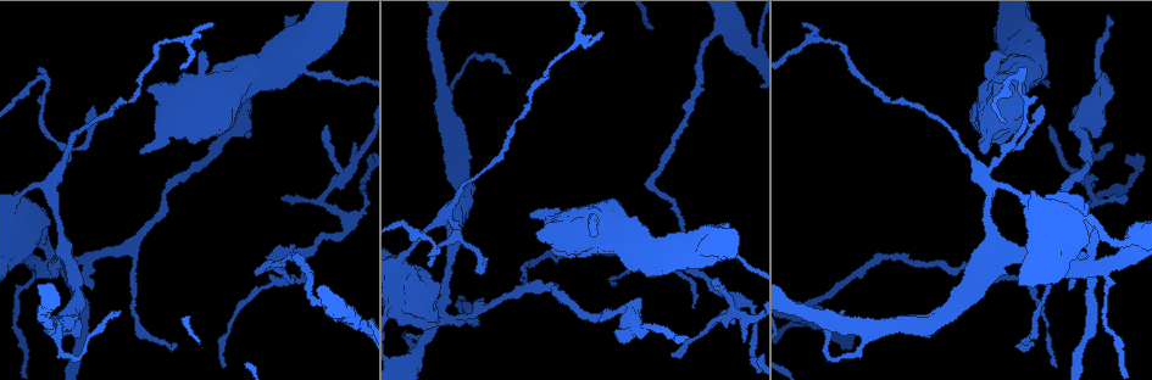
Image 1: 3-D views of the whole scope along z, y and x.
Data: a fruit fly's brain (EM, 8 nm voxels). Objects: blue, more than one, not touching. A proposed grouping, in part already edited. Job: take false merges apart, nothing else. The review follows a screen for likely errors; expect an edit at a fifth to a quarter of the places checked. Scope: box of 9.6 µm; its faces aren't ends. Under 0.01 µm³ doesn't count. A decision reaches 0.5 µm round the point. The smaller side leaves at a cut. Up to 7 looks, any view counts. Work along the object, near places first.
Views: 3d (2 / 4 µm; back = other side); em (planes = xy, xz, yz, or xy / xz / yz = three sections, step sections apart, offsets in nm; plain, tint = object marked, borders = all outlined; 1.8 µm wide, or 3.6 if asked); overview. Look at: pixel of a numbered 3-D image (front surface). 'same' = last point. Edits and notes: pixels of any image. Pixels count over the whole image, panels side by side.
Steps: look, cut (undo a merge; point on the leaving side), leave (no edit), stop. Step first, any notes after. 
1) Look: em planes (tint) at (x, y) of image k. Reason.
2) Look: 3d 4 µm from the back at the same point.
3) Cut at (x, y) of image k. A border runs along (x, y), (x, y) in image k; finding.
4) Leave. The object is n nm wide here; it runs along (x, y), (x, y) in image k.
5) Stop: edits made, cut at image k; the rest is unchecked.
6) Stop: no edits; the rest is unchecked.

Look: em yz step 4 (tint) at (832, 362) of image 1. Sharp bend.

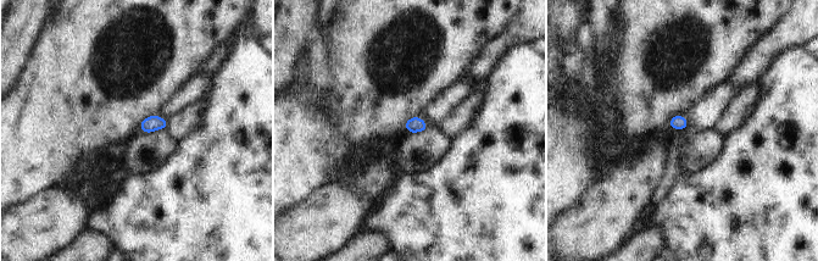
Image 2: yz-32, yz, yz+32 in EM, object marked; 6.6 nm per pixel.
Leave. The object is 100 nm wide here; one neuron here.

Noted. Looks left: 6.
Look: em planes (borders) at (443, 321) of image 1. Sudden change in width.

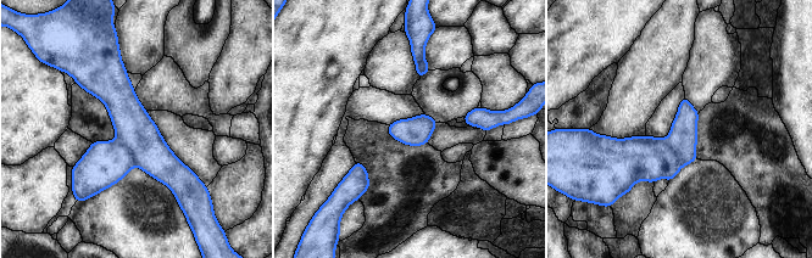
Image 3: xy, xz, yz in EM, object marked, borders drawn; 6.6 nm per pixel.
Cut at (683, 136) of image 3. A border runs along (663, 139), (678, 156), (682, 166) in image 3; two neurons meet here.

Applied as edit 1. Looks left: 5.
Look: 3d 2 µm at (447, 213) of image 1. Thick turns thin.

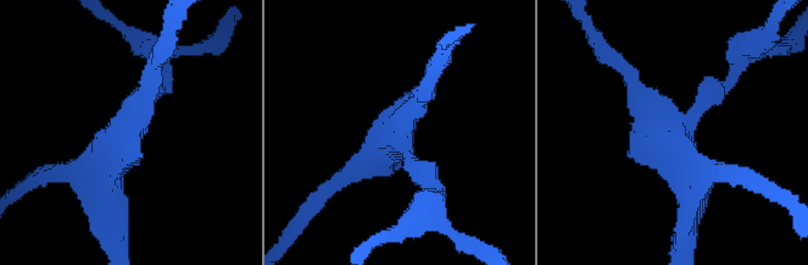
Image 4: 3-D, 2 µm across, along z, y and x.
Look: em planes (tint) at (119, 141) of image 4. 4 arms meet here; now the EM.

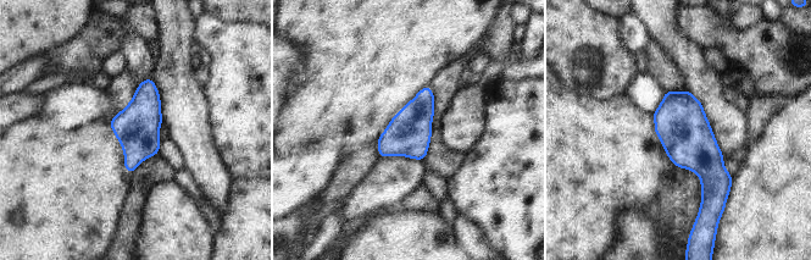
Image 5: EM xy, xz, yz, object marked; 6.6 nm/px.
Leave. One neuron here.

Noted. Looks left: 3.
Stop: edits made, cut at image 3; the rest is unchecked.

